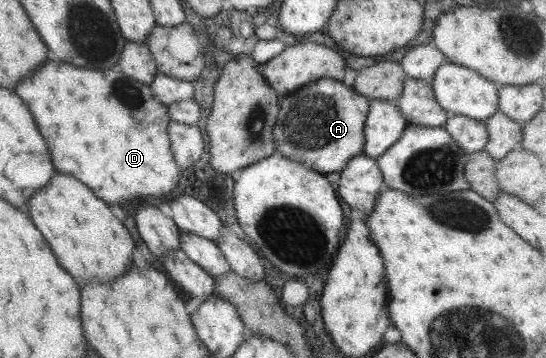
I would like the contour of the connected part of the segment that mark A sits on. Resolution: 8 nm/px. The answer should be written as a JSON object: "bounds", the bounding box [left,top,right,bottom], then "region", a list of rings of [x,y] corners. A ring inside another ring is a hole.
{"bounds":[272,79,369,172],"region":[[[318,79],[280,100],[276,126],[272,128],[276,150],[314,172],[340,172],[348,160],[362,154],[364,120],[369,100],[334,79]]]}

